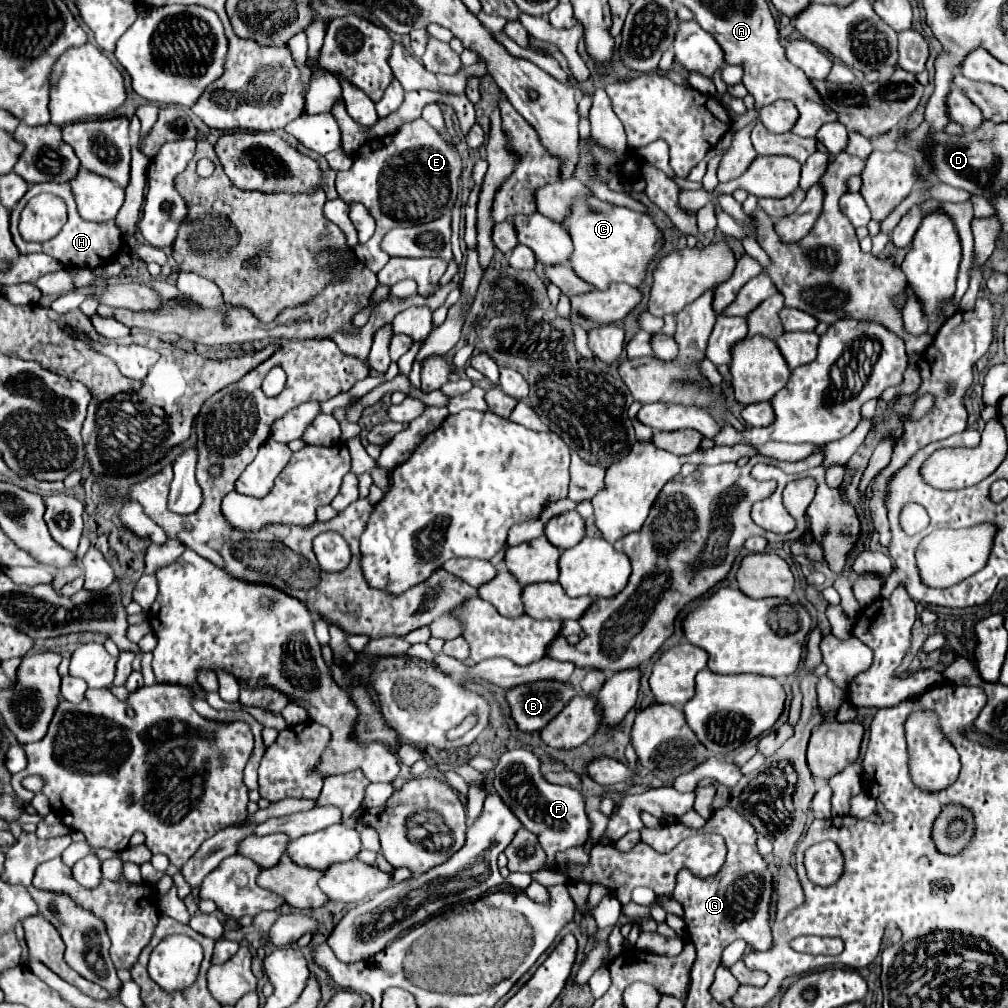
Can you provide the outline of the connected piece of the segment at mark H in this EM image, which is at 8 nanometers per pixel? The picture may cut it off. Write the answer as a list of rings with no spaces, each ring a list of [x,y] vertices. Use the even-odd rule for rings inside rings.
[[[48,182],[48,184],[32,184],[28,188],[28,192],[24,194],[24,198],[14,206],[12,210],[12,218],[10,218],[10,232],[12,232],[12,238],[14,238],[14,244],[16,248],[20,250],[20,254],[32,254],[32,252],[44,252],[44,254],[50,254],[52,258],[56,258],[58,262],[62,262],[66,268],[94,268],[98,266],[106,266],[110,264],[112,260],[116,260],[116,254],[122,246],[122,240],[120,240],[120,230],[114,226],[114,222],[108,222],[108,224],[98,224],[98,222],[88,222],[84,218],[80,218],[78,210],[76,210],[76,202],[74,202],[74,196],[72,196],[72,188],[70,184],[54,184],[54,182]],[[38,192],[50,192],[50,194],[56,194],[60,196],[66,206],[68,206],[68,224],[64,224],[64,228],[48,242],[40,242],[40,244],[32,244],[32,242],[24,242],[20,232],[18,232],[18,216],[20,212],[24,210],[26,202],[36,196]]]

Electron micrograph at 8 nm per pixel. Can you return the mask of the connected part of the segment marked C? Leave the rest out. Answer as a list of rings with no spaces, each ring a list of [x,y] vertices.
[[[596,196],[588,202],[576,202],[564,228],[570,232],[574,242],[570,266],[596,290],[606,290],[612,282],[630,286],[644,284],[650,262],[654,262],[664,248],[664,236],[648,214],[606,204]]]

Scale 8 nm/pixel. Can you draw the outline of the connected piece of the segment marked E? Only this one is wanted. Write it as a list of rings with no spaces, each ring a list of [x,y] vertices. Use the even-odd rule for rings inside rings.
[[[422,118],[404,124],[394,134],[368,140],[354,152],[352,160],[350,170],[338,172],[336,190],[346,204],[364,204],[376,220],[374,236],[354,248],[360,262],[376,274],[390,260],[380,248],[388,230],[432,222],[454,208],[460,196],[462,160],[458,150]]]

